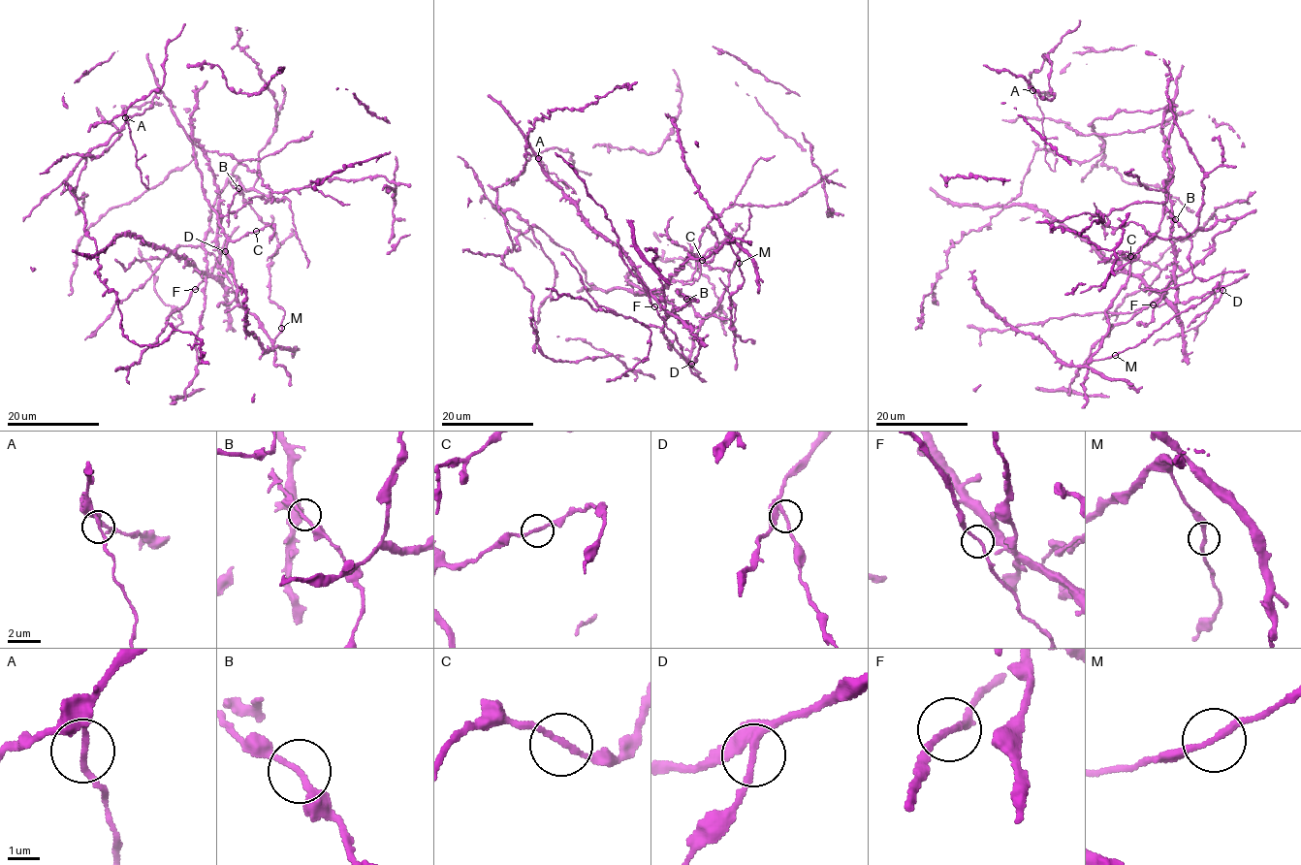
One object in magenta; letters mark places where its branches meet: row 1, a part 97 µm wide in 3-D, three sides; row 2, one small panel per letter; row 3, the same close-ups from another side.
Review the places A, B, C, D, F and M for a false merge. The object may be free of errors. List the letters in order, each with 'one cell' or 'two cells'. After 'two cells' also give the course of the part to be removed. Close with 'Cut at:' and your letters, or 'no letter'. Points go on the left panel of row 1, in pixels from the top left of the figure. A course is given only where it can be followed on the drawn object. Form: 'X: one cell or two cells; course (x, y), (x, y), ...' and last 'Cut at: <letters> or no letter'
A: two cells; course (125, 117), (136, 149), (137, 168), (146, 188), (146, 175)
B: one cell
C: one cell
D: one cell
F: one cell
M: one cell
Cut at: A

